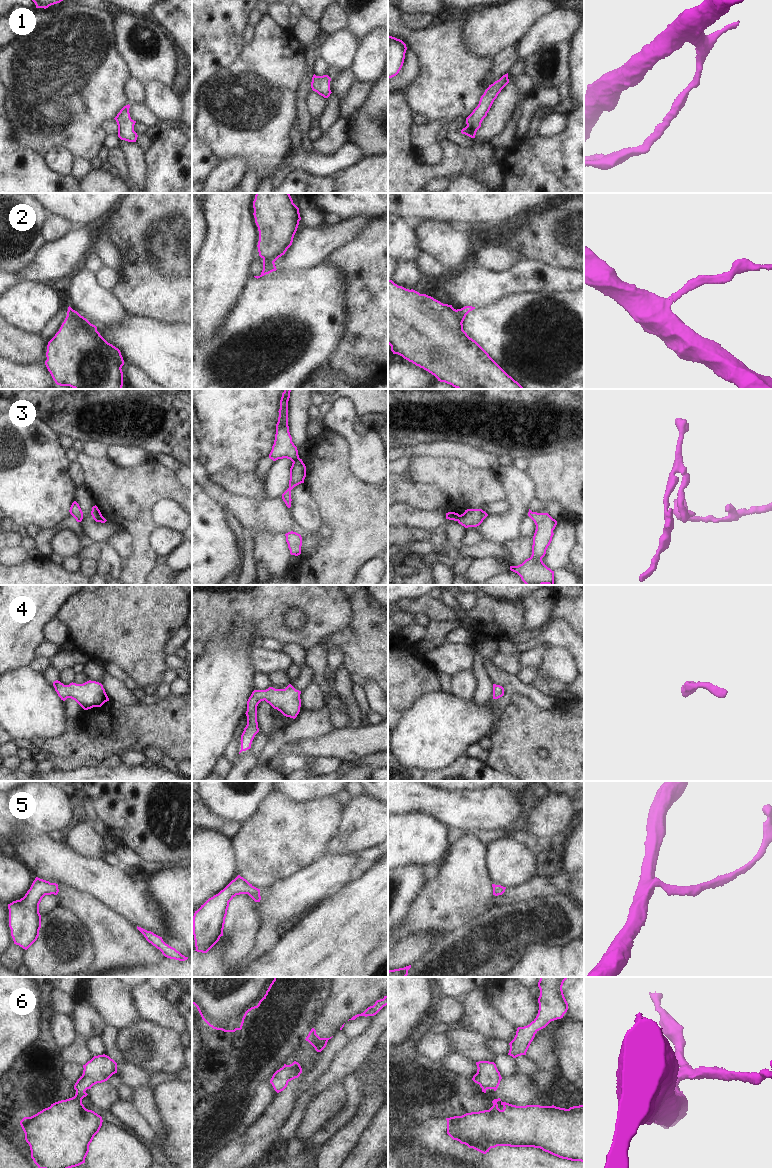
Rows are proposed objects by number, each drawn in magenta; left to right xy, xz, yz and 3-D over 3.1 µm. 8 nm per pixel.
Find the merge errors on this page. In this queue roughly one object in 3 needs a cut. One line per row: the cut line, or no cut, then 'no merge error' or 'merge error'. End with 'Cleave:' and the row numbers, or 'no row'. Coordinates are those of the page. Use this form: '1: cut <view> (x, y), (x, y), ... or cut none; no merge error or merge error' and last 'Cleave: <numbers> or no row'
1: cut none; no merge error
2: cut yz (455, 310), (461, 323); merge error
3: cut xz (299, 458), (293, 462); merge error
4: cut none; no merge error
5: cut none; no merge error
6: cut none; no merge error
Cleave: 2, 3

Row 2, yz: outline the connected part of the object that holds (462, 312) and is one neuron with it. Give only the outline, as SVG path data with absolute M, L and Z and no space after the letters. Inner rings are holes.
M465 306L465 307L461 308L461 309L457 309L457 310L456 310L456 313L457 313L457 315L458 315L459 320L461 321L461 323L463 323L466 315L467 315L470 311L472 311L473 309L475 309L475 307Z

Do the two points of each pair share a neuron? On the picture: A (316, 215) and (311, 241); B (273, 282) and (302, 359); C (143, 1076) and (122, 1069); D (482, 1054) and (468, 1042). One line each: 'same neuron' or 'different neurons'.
A: different neurons
B: same neuron
C: same neuron
D: same neuron

